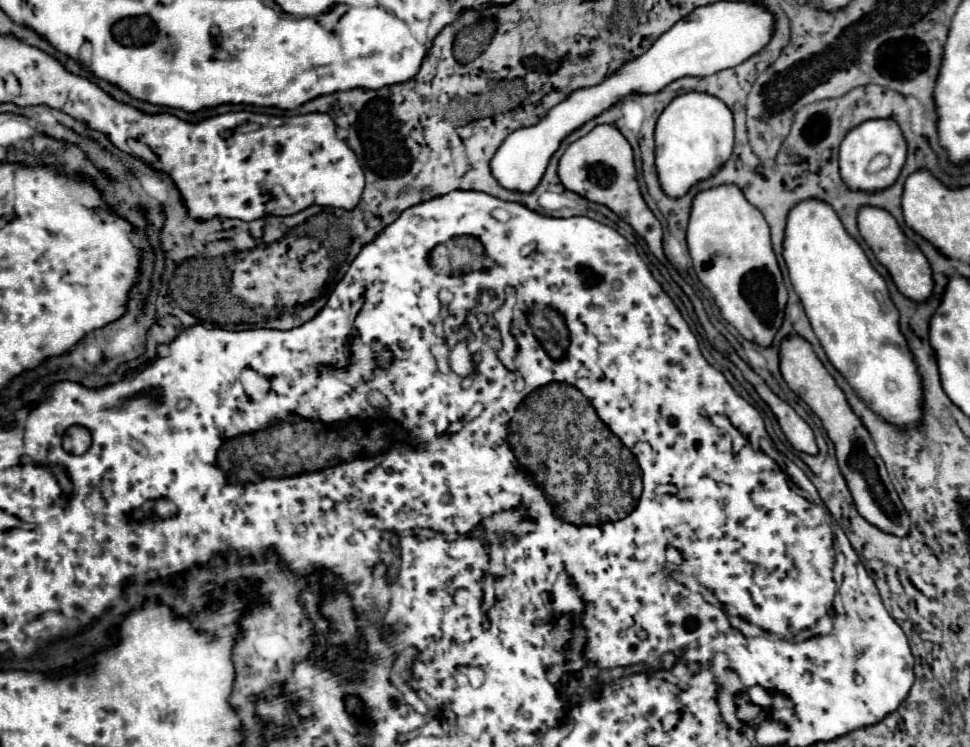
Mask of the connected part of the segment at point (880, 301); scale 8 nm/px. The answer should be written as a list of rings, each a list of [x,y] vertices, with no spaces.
[[[804,199],[796,203],[786,219],[786,231],[782,241],[782,257],[786,261],[790,281],[798,293],[802,307],[810,319],[810,325],[824,347],[830,363],[844,375],[844,379],[854,387],[854,391],[876,411],[882,419],[908,427],[916,425],[920,419],[920,375],[916,363],[904,343],[904,337],[898,329],[898,311],[888,295],[884,279],[870,265],[862,247],[852,239],[842,221],[838,219],[832,205],[820,199]]]

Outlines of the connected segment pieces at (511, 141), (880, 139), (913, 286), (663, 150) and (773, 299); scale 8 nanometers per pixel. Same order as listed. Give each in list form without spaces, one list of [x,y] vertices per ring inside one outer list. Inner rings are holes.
[[[718,1],[712,5],[696,7],[688,17],[678,21],[672,29],[668,29],[656,43],[638,59],[624,65],[620,71],[604,79],[604,83],[574,91],[566,101],[558,103],[538,125],[518,129],[496,151],[490,167],[496,181],[510,191],[532,191],[536,183],[540,183],[546,165],[552,153],[558,149],[560,141],[584,125],[588,119],[600,115],[618,99],[630,93],[656,93],[674,79],[694,75],[714,75],[722,69],[736,67],[760,53],[772,39],[776,27],[776,17],[762,5],[754,1]]]
[[[868,119],[848,131],[840,145],[840,175],[848,187],[856,191],[860,187],[862,191],[878,191],[880,187],[890,187],[896,177],[900,175],[906,161],[906,139],[902,135],[900,125],[894,119]],[[876,155],[886,155],[890,161],[880,171],[870,171],[870,161]]]
[[[864,205],[858,211],[858,229],[860,235],[864,237],[864,241],[868,243],[868,247],[874,251],[876,259],[888,269],[894,285],[898,287],[898,291],[914,301],[924,301],[930,297],[932,293],[932,271],[930,265],[926,261],[926,257],[918,251],[916,243],[912,243],[904,231],[900,229],[900,225],[896,223],[896,219],[882,207],[870,207]]]
[[[684,93],[670,101],[656,123],[656,169],[668,195],[684,195],[694,183],[714,175],[732,155],[734,121],[724,101],[708,93]]]
[[[718,185],[700,191],[692,199],[686,241],[694,271],[712,293],[722,317],[734,325],[744,339],[770,345],[782,325],[788,293],[762,213],[748,203],[736,185]]]

